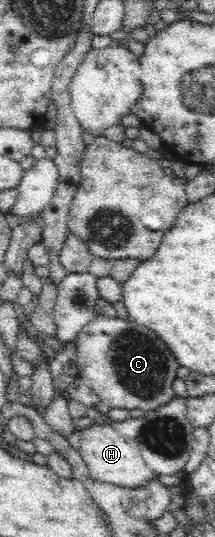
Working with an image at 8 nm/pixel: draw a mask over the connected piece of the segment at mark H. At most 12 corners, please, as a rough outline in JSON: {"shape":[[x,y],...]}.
{"shape":[[110,425],[79,431],[77,451],[106,485],[141,488],[157,475],[137,442]]}

